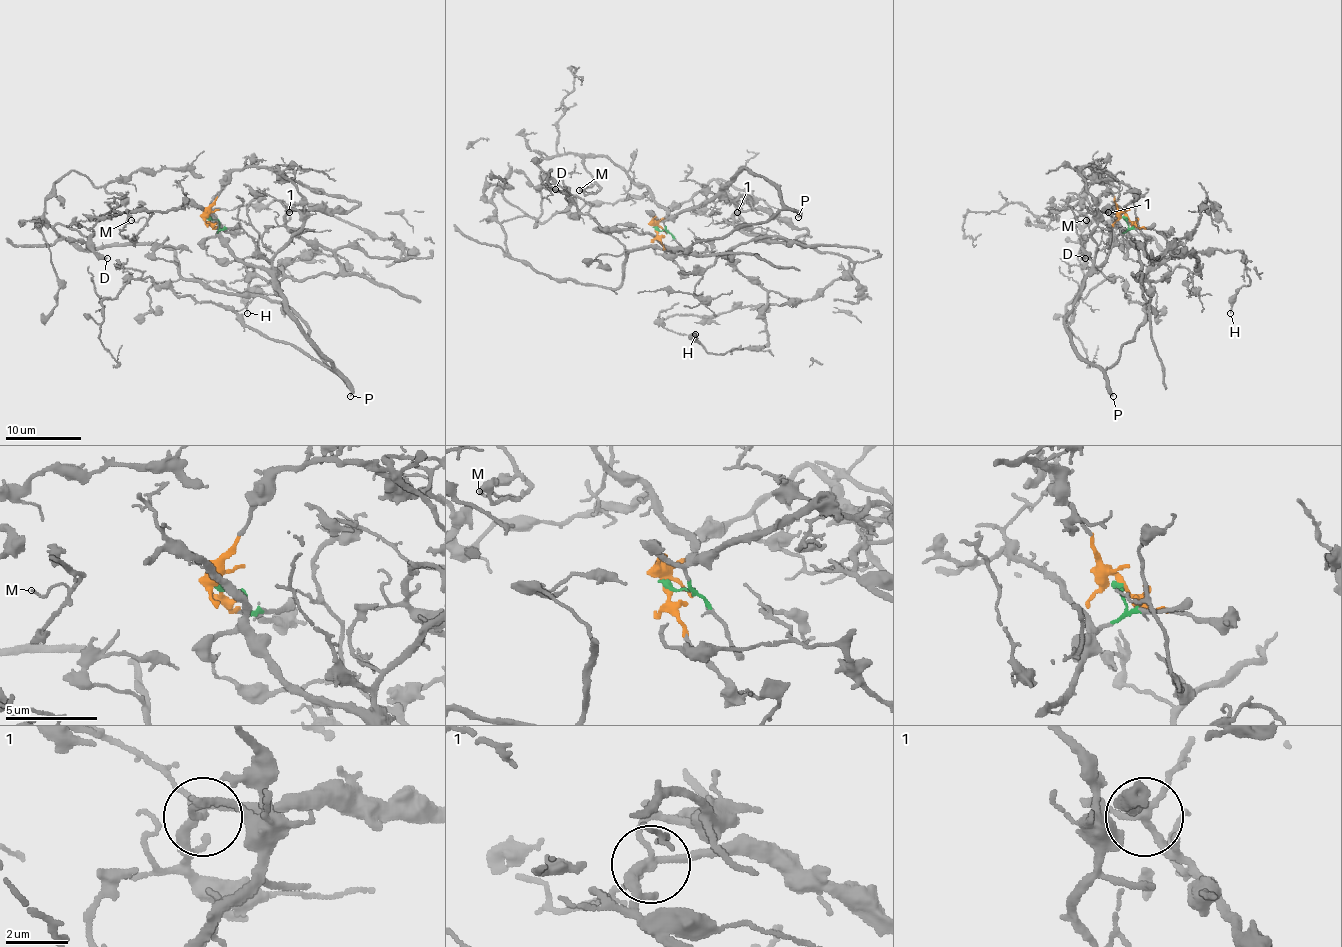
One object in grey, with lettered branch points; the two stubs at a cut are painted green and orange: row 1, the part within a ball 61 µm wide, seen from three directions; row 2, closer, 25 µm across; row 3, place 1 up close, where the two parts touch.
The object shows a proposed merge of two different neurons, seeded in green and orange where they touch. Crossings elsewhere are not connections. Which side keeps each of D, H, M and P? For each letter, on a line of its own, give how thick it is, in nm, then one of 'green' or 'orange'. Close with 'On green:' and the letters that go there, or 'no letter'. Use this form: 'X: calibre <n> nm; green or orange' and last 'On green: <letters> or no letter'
D: calibre 240 nm; green
H: calibre 130 nm; orange
M: calibre 90 nm; green
P: calibre 300 nm; green
On green: D, M, P

